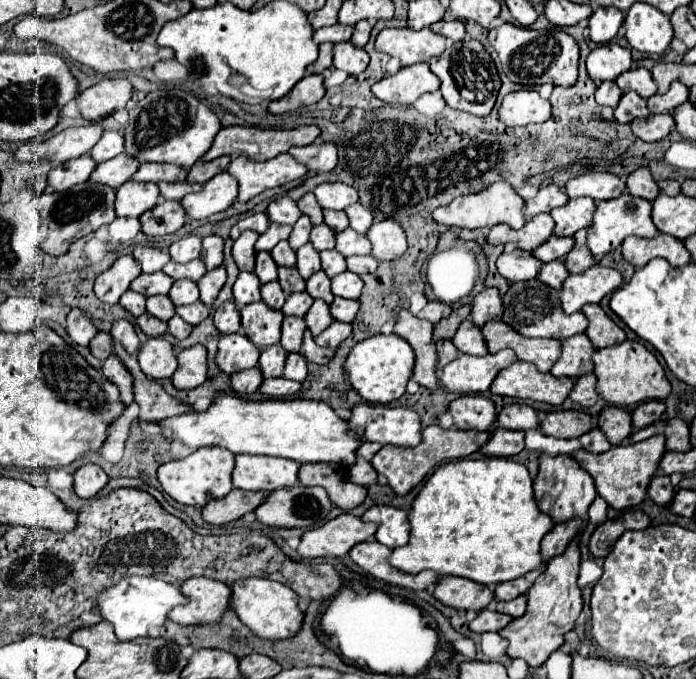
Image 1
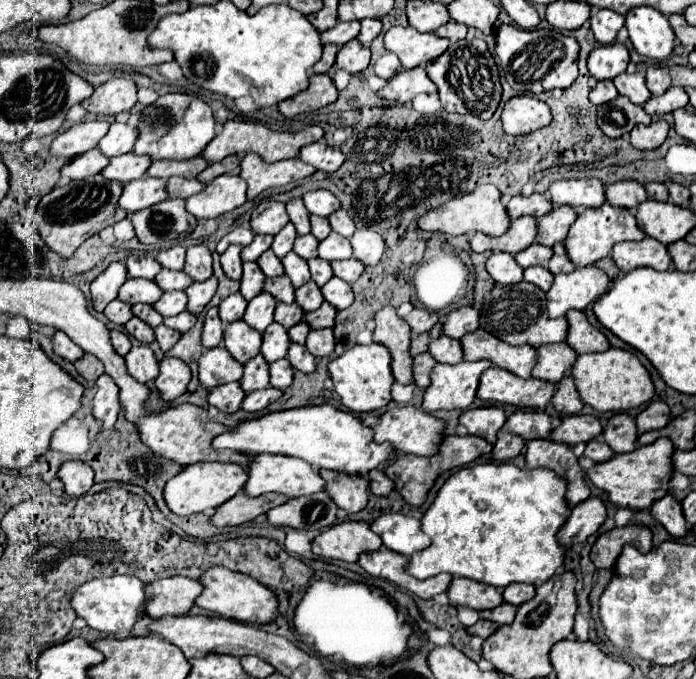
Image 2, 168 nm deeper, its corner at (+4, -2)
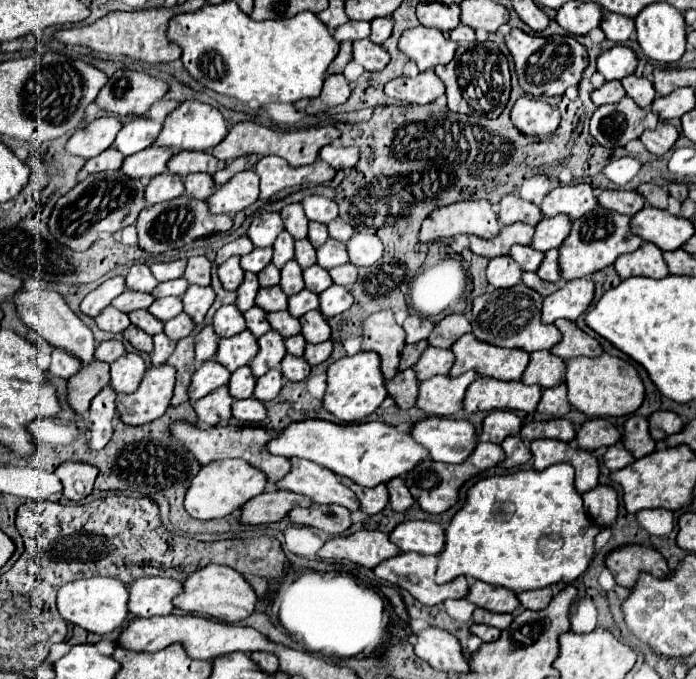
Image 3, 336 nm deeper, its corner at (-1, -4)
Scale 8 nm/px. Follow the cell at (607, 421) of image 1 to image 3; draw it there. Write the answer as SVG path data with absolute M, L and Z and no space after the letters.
M636 414L624 422L624 434L622 434L620 442L634 458L646 456L646 454L654 452L654 448L656 448L656 442L648 434L648 420L644 416L636 416Z

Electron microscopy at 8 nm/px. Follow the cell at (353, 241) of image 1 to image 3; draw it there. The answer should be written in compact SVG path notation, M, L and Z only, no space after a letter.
M328 238L320 248L318 248L318 264L326 270L342 266L348 262L348 250L344 242L338 242L334 238Z

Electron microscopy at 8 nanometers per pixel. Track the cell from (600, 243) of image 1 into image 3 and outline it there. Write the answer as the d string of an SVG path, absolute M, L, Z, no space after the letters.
M596 208L582 218L576 218L572 222L572 232L560 246L560 270L562 270L562 280L574 280L574 278L584 278L596 270L602 270L614 260L624 254L624 252L634 252L642 244L642 238L632 234L630 230L630 216L626 214L616 214L604 208Z

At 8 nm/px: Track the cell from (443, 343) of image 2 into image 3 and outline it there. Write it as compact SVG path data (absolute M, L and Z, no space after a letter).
M430 346L422 354L422 358L416 362L414 370L416 370L420 380L426 380L426 378L432 378L436 374L448 374L452 366L454 366L454 354L452 354L452 350Z

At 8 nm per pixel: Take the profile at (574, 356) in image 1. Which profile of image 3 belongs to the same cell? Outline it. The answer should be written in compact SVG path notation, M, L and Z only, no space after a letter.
M540 350L530 354L530 364L522 374L522 382L552 388L564 382L564 374L566 374L566 360L554 356L550 350Z

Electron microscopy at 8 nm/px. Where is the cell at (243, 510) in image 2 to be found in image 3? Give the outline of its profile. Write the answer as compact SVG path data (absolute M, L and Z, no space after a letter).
M262 492L248 500L248 504L240 510L240 522L242 524L270 524L282 520L288 510L302 506L308 508L312 504L310 498L304 498L302 494L294 492Z

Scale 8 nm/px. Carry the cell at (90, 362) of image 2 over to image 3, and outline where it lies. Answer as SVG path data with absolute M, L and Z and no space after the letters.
M94 360L68 380L68 402L78 414L86 414L90 400L110 382L110 364Z

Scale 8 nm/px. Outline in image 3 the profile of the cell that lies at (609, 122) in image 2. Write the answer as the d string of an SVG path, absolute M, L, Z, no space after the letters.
M628 96L616 104L604 104L596 108L590 120L590 134L598 144L606 148L626 146L626 142L640 138L644 130L654 130L658 116L650 108L640 108Z

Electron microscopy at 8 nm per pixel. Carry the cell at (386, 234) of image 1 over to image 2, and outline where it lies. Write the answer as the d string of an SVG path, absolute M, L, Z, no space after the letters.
M359 228L351 238L351 248L353 248L353 258L363 262L365 266L373 266L381 260L385 252L385 242L381 234L369 230L369 228Z

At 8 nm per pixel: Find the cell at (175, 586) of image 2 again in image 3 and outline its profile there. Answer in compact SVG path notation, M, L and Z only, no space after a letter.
M140 578L130 584L132 598L128 600L128 608L134 616L150 618L150 616L166 616L174 608L176 594L184 592L182 582L174 578Z

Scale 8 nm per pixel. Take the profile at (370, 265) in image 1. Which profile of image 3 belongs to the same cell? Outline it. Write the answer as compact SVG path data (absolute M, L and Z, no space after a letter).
M342 264L342 266L336 266L330 270L330 276L334 280L334 284L340 284L340 286L346 286L350 288L356 278L358 278L358 268L352 266L352 264Z

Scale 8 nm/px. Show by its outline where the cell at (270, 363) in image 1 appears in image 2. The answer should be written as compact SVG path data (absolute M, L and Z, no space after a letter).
M255 356L249 362L243 364L243 376L239 380L241 390L245 394L253 392L253 390L263 390L269 386L269 372L267 372L267 362L263 360L263 356Z

